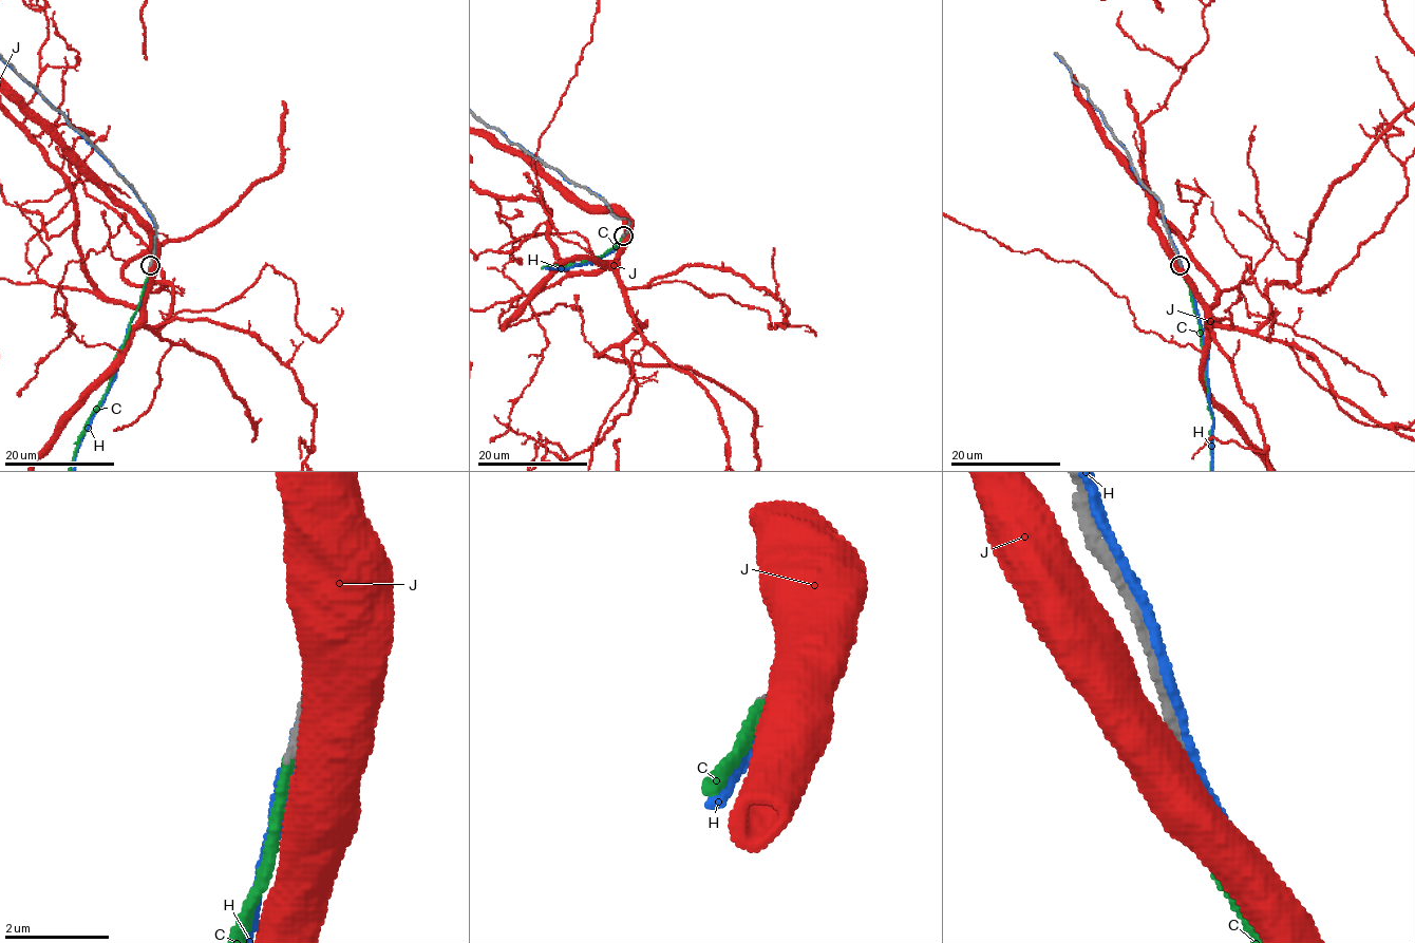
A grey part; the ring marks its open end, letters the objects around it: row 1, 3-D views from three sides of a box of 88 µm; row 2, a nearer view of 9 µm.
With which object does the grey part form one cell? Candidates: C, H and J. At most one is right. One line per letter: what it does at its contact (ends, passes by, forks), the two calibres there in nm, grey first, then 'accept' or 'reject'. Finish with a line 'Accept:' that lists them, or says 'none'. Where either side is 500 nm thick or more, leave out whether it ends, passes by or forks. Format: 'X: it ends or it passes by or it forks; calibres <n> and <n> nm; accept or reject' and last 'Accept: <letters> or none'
C: it ends; calibres 240 and 200 nm; accept
H: it passes by; calibres 240 and 240 nm; reject
J: calibres 320 and 750 nm; reject
Accept: C

